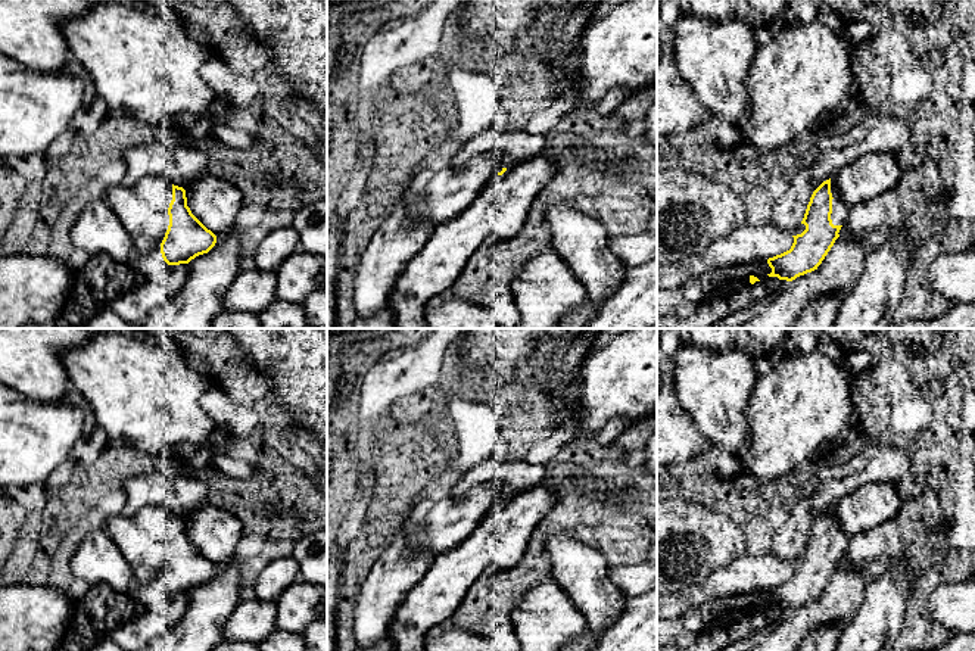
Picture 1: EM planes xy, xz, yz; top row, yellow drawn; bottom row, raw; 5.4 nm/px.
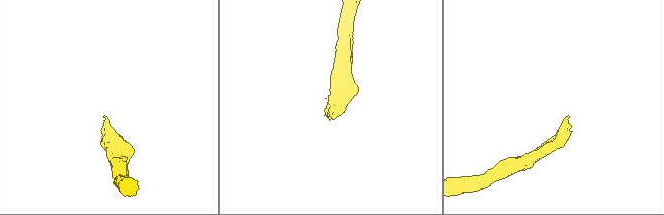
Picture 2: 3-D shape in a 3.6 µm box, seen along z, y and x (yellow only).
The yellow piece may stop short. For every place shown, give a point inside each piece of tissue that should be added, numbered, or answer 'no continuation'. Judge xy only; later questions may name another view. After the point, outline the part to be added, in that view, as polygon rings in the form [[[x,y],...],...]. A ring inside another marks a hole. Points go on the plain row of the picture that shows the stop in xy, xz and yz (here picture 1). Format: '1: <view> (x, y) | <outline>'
1: xy (143, 538) | [[[161,505],[144,507],[133,517],[112,514],[105,523],[105,532],[127,558],[140,583],[161,576],[169,555],[171,530],[172,514]]]

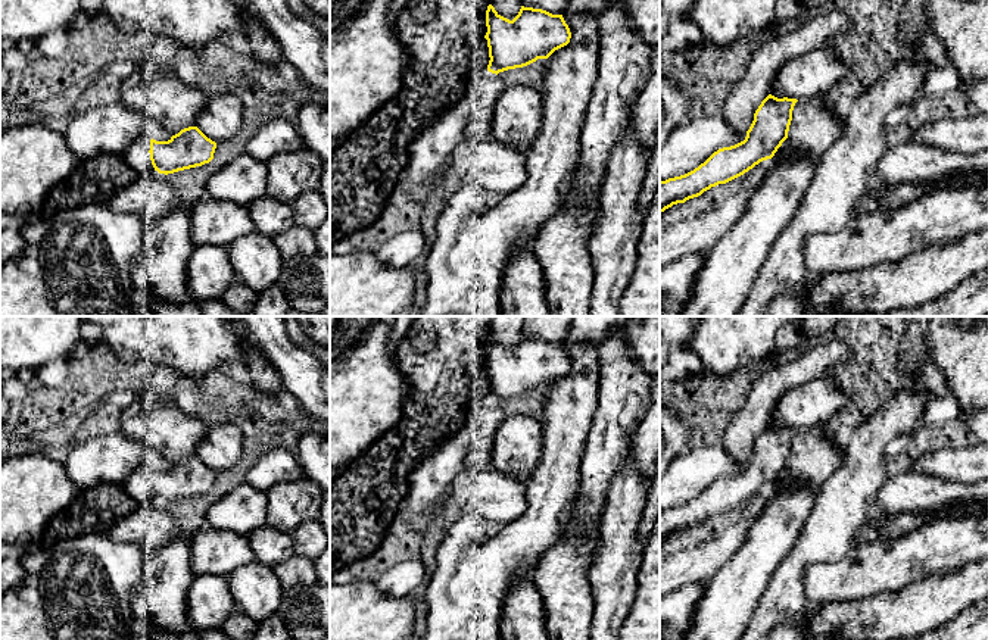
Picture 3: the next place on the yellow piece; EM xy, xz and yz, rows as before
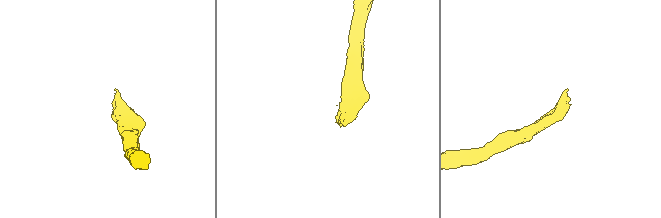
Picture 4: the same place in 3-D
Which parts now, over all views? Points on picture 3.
1: xy (137, 484) | [[[143,463],[124,483],[128,493],[131,493],[141,505],[155,500],[149,483],[150,469],[149,463]]]

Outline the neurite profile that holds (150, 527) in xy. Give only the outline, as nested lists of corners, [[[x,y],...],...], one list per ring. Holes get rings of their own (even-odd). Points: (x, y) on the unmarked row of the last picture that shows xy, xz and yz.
[[[158,500],[143,503],[140,508],[113,524],[107,537],[115,541],[131,541],[146,555],[166,546],[177,534],[172,513]]]

